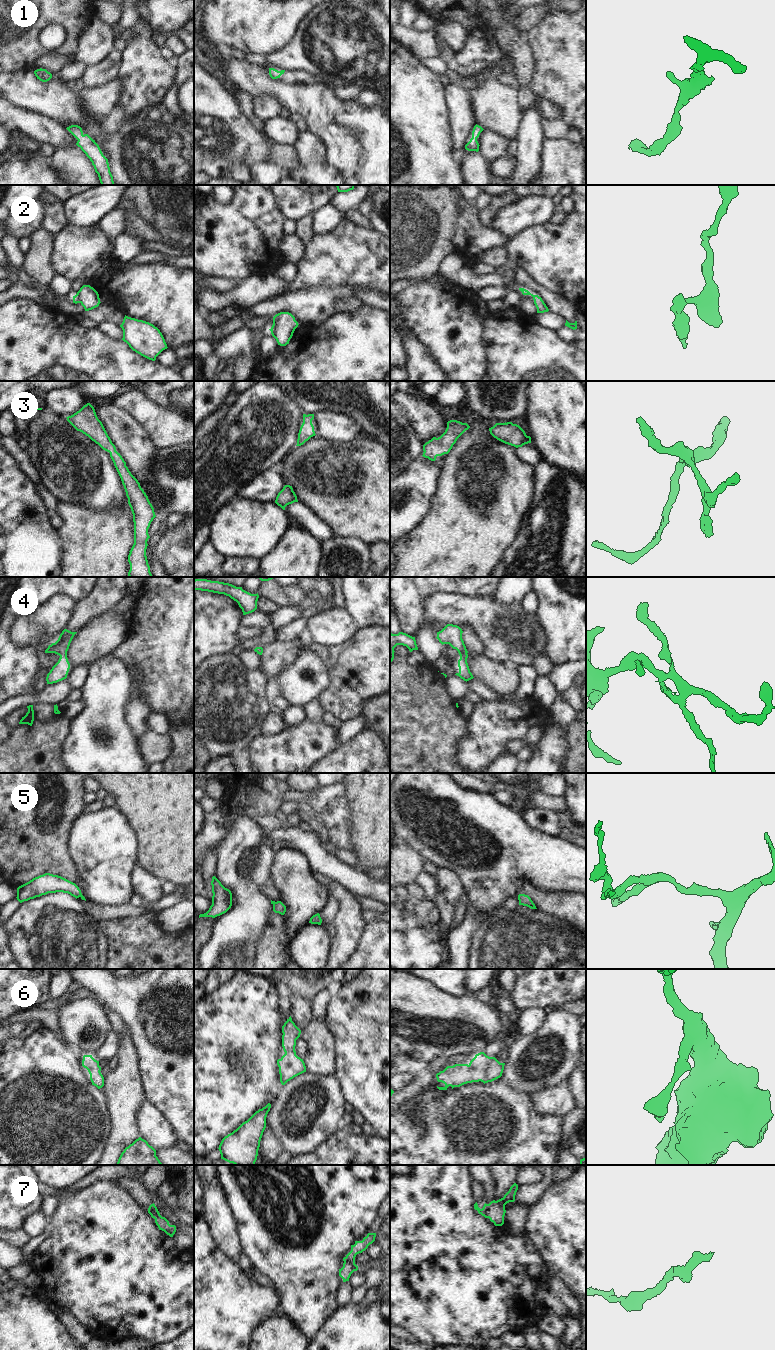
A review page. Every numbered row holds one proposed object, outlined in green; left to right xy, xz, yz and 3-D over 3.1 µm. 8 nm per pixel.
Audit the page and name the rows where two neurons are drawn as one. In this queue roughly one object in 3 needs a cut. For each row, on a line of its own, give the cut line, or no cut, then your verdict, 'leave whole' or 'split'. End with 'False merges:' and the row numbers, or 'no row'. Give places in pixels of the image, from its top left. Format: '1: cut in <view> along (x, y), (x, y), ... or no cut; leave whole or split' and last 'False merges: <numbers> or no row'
1: no cut; leave whole
2: cut in yz along (533, 296), (538, 297); split
3: no cut; leave whole
4: no cut; leave whole
5: no cut; leave whole
6: no cut; leave whole
7: cut in xy along (148, 1211), (160, 1215); split
False merges: 2, 7

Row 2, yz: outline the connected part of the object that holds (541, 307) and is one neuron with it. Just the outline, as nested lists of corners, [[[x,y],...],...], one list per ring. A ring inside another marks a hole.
[[[533,297],[533,300],[537,308],[537,313],[544,313],[549,311],[548,307],[546,306],[541,297]]]

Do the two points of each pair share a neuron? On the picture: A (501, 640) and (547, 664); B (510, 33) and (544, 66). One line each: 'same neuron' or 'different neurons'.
A: different neurons
B: different neurons

